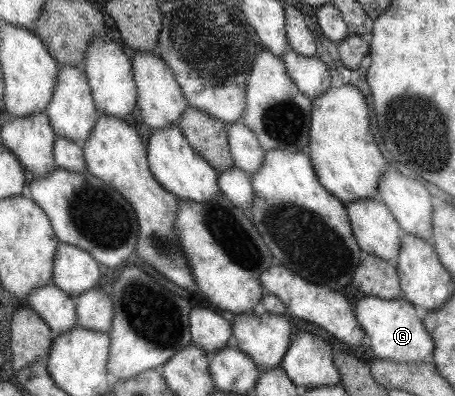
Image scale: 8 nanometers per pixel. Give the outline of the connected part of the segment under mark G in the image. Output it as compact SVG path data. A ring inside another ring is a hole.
M363 296L355 303L353 311L356 312L357 323L369 339L369 347L375 358L391 362L423 362L431 353L432 336L428 334L427 329L423 329L413 306L402 297L384 300L377 296Z

